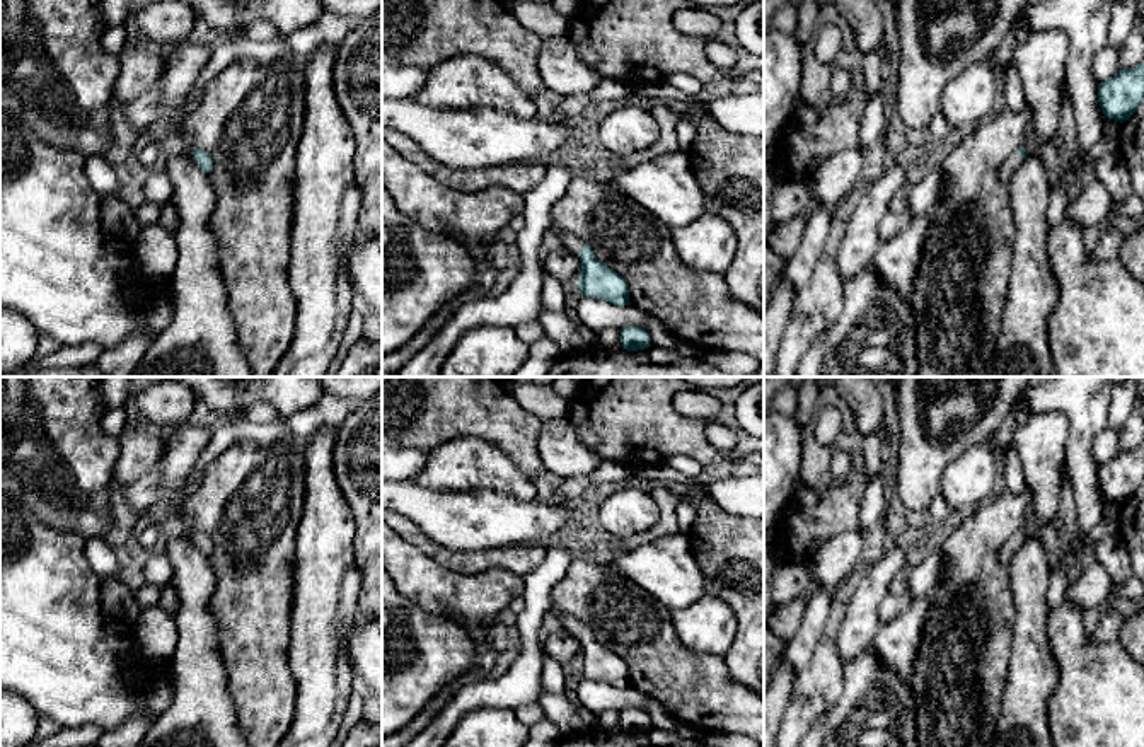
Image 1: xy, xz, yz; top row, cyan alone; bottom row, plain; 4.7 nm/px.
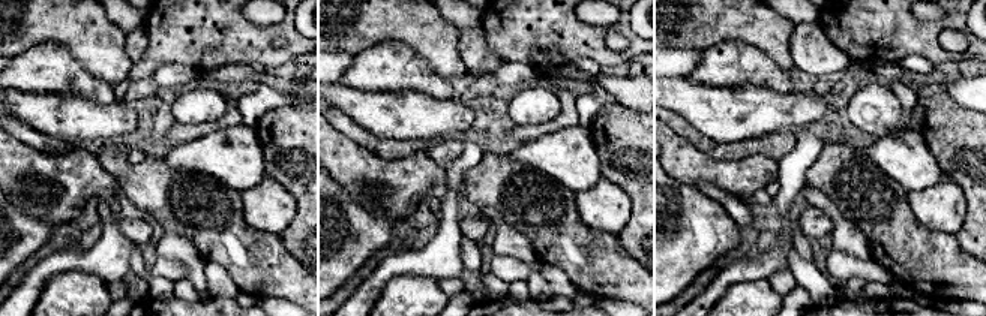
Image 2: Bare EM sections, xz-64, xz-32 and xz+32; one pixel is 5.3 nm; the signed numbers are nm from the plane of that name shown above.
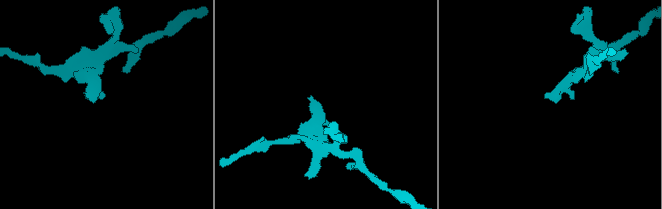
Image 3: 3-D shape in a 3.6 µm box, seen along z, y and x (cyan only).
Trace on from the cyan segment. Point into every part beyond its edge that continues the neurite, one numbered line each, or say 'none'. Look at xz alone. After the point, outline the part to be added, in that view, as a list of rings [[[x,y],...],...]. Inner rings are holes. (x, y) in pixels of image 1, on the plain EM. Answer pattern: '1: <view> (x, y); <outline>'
1: xz (572, 625); [[[559,616],[559,621],[561,621],[563,628],[576,638],[580,636],[580,633],[585,628],[585,624],[573,616]]]

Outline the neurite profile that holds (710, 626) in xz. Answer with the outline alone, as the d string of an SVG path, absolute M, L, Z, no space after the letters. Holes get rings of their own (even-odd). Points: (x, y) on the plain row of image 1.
M711 595L685 609L672 611L672 621L679 640L687 648L721 658L728 653L738 631L731 607Z

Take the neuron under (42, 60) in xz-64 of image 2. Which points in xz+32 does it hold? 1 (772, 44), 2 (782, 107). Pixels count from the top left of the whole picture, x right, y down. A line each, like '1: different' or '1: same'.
1: different
2: different

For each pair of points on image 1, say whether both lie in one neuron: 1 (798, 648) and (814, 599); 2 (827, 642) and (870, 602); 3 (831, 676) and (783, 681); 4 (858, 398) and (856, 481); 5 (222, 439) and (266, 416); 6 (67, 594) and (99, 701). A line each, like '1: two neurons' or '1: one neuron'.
1: one neuron
2: two neurons
3: two neurons
4: two neurons
5: two neurons
6: one neuron

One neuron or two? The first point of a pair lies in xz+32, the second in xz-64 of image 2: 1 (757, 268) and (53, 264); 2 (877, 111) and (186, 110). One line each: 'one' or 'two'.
1: one
2: one

